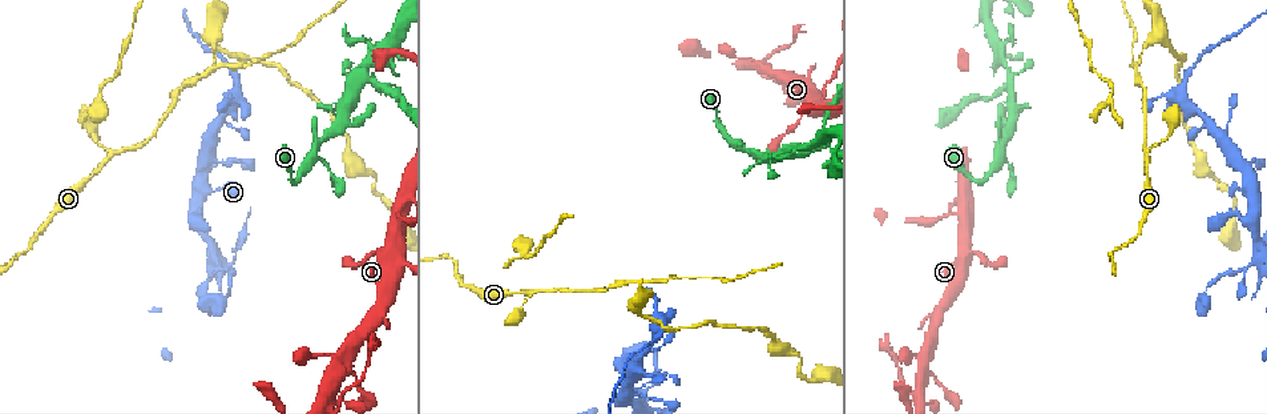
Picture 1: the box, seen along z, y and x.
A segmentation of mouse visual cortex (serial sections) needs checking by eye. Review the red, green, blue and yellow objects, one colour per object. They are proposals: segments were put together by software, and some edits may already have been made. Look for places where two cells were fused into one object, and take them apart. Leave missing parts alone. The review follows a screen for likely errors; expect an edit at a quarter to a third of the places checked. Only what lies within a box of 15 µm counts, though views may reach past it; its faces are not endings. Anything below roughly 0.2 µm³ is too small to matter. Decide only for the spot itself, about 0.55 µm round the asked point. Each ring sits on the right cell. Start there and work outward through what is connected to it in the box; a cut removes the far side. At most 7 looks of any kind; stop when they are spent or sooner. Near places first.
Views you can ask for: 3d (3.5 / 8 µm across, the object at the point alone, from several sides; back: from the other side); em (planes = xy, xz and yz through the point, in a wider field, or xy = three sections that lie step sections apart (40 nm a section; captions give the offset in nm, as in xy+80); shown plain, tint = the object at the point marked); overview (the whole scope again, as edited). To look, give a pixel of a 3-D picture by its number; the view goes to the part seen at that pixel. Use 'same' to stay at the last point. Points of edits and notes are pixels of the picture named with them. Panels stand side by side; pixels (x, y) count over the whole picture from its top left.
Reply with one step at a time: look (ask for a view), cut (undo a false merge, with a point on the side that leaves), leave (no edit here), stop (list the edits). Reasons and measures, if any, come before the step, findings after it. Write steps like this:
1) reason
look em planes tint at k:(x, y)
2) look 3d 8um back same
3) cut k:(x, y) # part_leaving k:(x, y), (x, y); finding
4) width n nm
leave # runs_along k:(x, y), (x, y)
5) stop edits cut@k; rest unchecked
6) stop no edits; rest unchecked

sharp bend
look 3d 3.5um back at 1:(1249, 219)

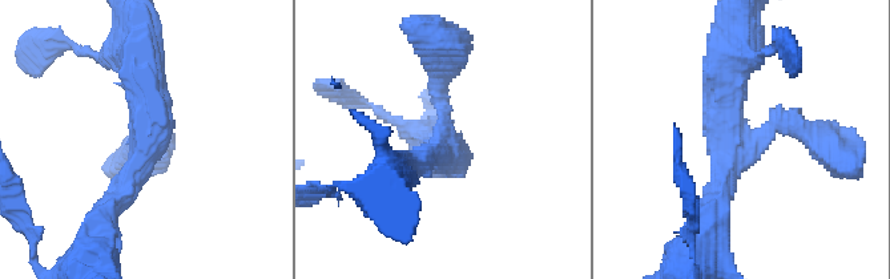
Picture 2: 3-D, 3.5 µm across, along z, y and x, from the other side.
look em xy step 2 tint at 2:(740, 143)

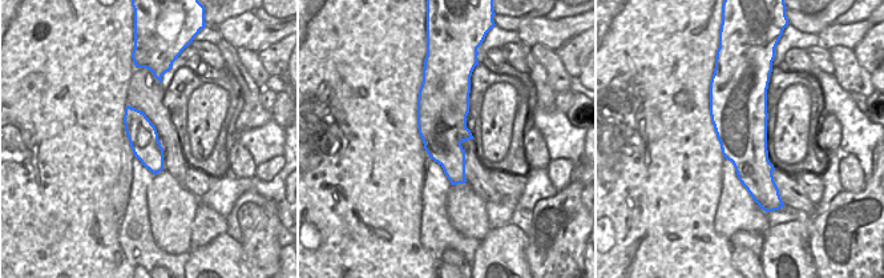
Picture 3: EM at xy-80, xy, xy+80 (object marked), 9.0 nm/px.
leave # all the same cell

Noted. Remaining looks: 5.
a narrow waist
look 3d 8um at 1:(225, 269)

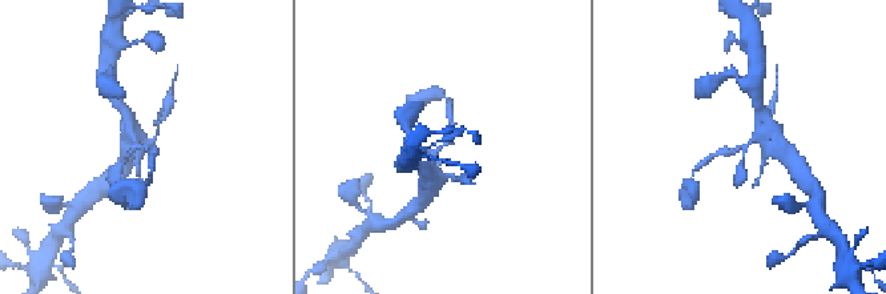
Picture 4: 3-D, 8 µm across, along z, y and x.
look em planes tint at 4:(144, 147)

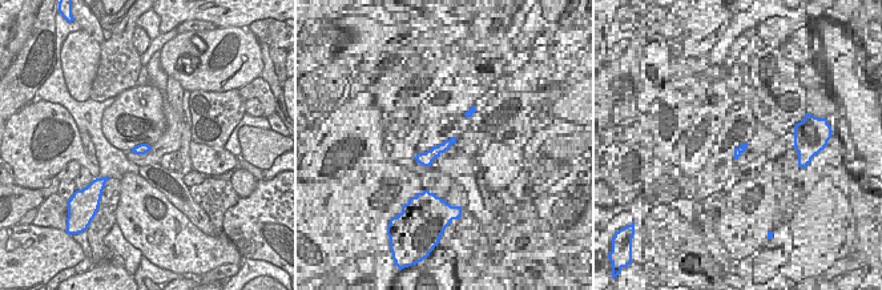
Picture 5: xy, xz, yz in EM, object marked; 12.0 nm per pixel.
leave # runs_along 4:(757, 120), (750, 144), (708, 157); one cell here

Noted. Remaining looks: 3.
arms part here
look 3d 3.5um at 1:(362, 79)

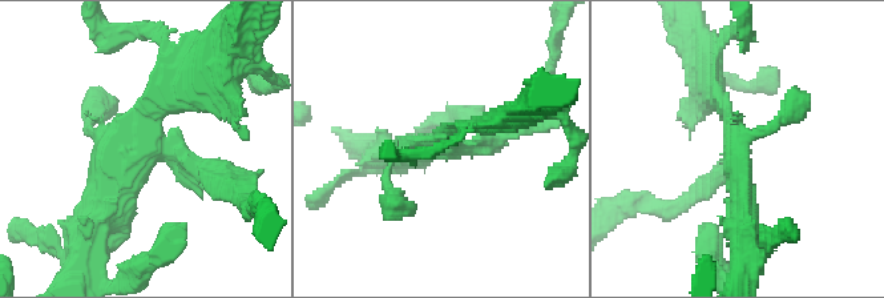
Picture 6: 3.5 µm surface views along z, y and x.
look em xy step 1 tint at 6:(149, 146)

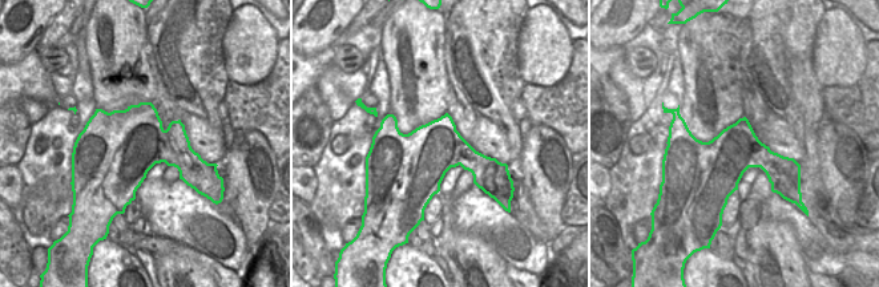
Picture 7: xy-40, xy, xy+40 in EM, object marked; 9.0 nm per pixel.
cut 6:(206, 176) # part_leaving 6:(169, 154), (231, 184), (247, 208); two cells meet here

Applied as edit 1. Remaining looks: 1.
stop edits cut@6; rest unchecked

